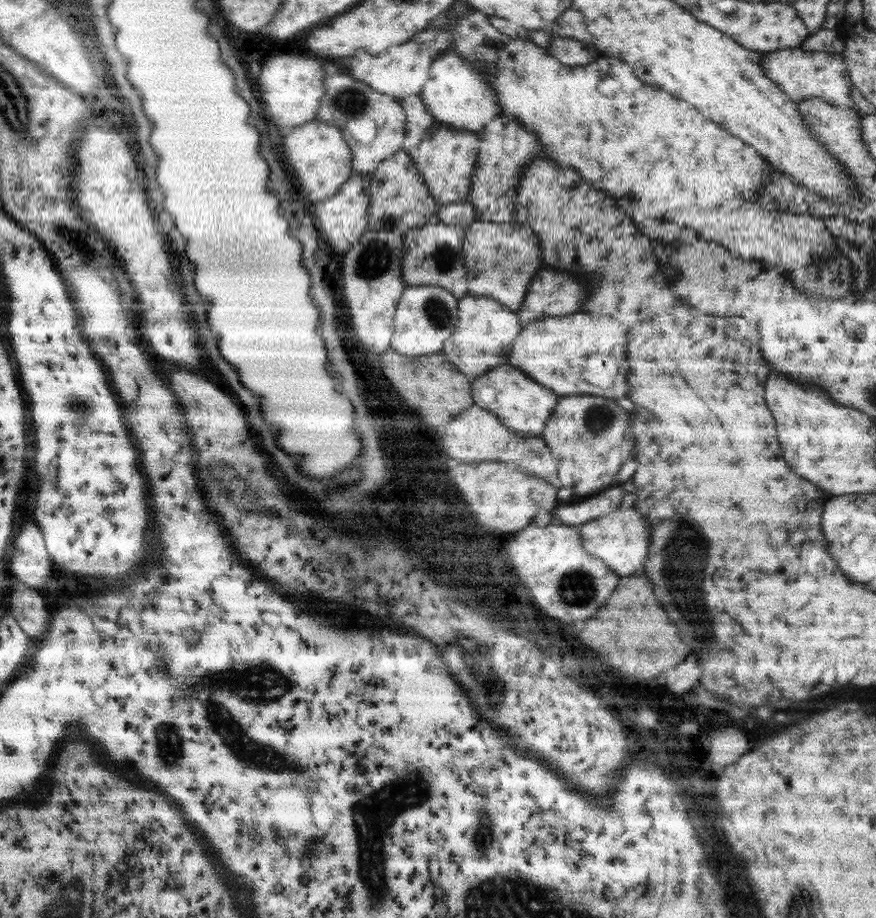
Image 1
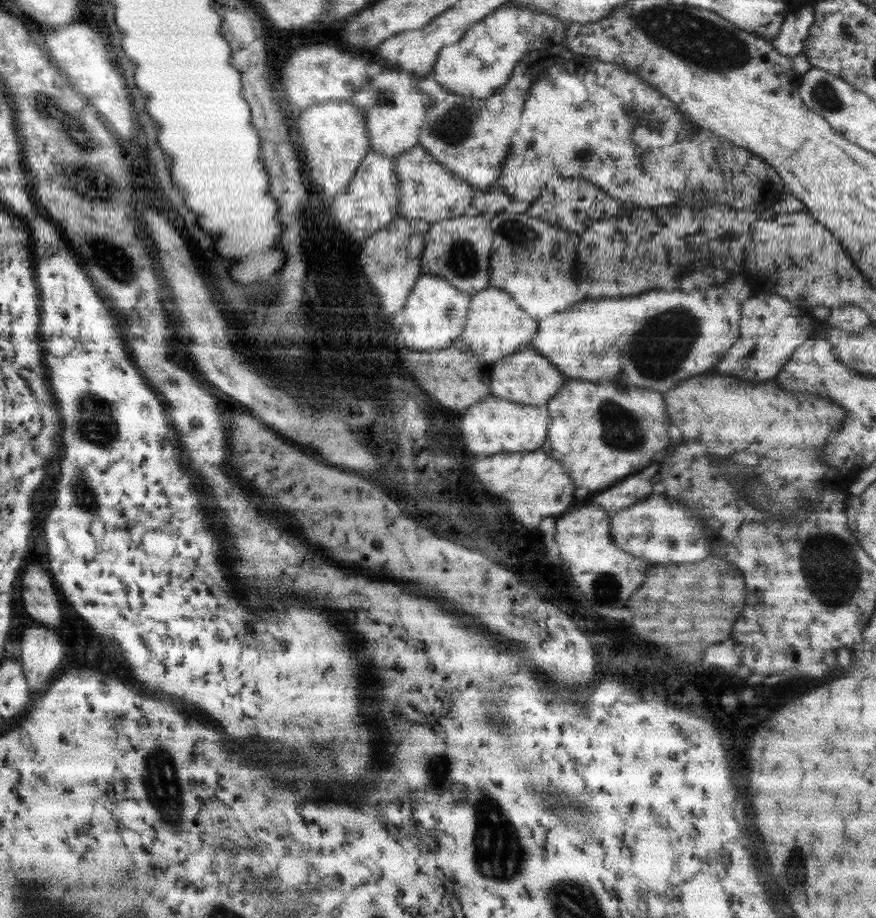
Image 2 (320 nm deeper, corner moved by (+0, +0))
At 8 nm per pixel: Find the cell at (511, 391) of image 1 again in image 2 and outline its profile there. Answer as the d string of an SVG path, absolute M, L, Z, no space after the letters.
M527 345L521 350L491 364L488 370L490 394L517 404L543 406L561 388L566 378L533 347Z

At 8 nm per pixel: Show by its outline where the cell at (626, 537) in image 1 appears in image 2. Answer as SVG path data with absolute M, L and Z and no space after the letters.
M659 488L642 501L609 514L608 519L611 540L631 556L645 559L653 565L696 563L710 554L710 538L703 532L704 524L695 516L695 513L688 511L686 506L678 503L675 499L666 497Z

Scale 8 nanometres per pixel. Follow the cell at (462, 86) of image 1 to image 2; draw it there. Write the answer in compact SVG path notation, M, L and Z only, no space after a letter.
M513 1L500 4L480 21L471 23L457 43L443 46L432 68L431 78L450 93L485 100L507 82L512 68L523 54L551 45L560 45L564 39L564 23L547 13L537 12L527 5Z

